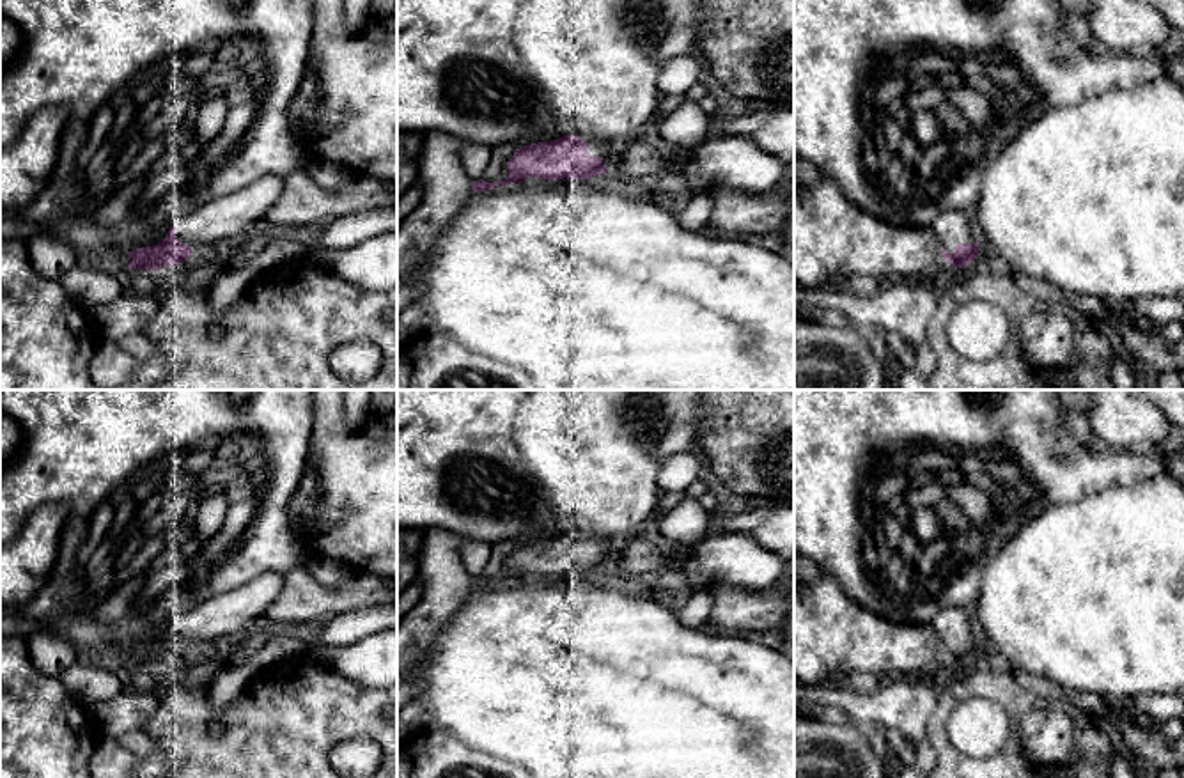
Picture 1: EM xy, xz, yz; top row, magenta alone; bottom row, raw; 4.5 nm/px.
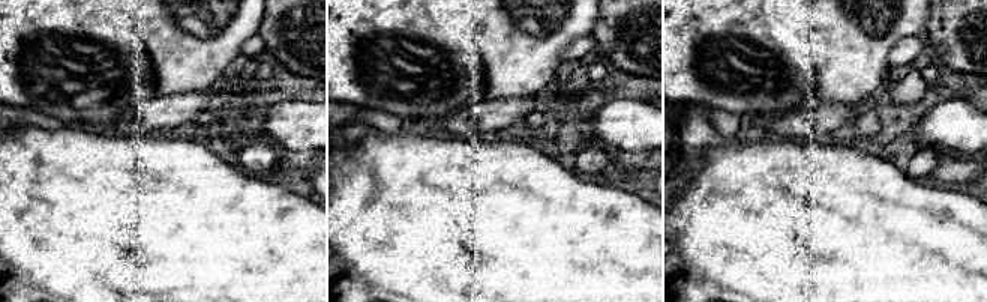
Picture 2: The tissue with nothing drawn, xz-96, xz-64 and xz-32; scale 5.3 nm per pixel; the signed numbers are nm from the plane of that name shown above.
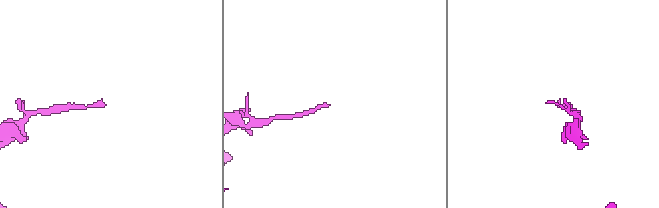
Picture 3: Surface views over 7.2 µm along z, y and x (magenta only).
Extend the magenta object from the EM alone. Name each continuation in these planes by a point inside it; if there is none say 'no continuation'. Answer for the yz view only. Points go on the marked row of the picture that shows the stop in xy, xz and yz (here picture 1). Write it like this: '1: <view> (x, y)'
1: yz (950, 227)

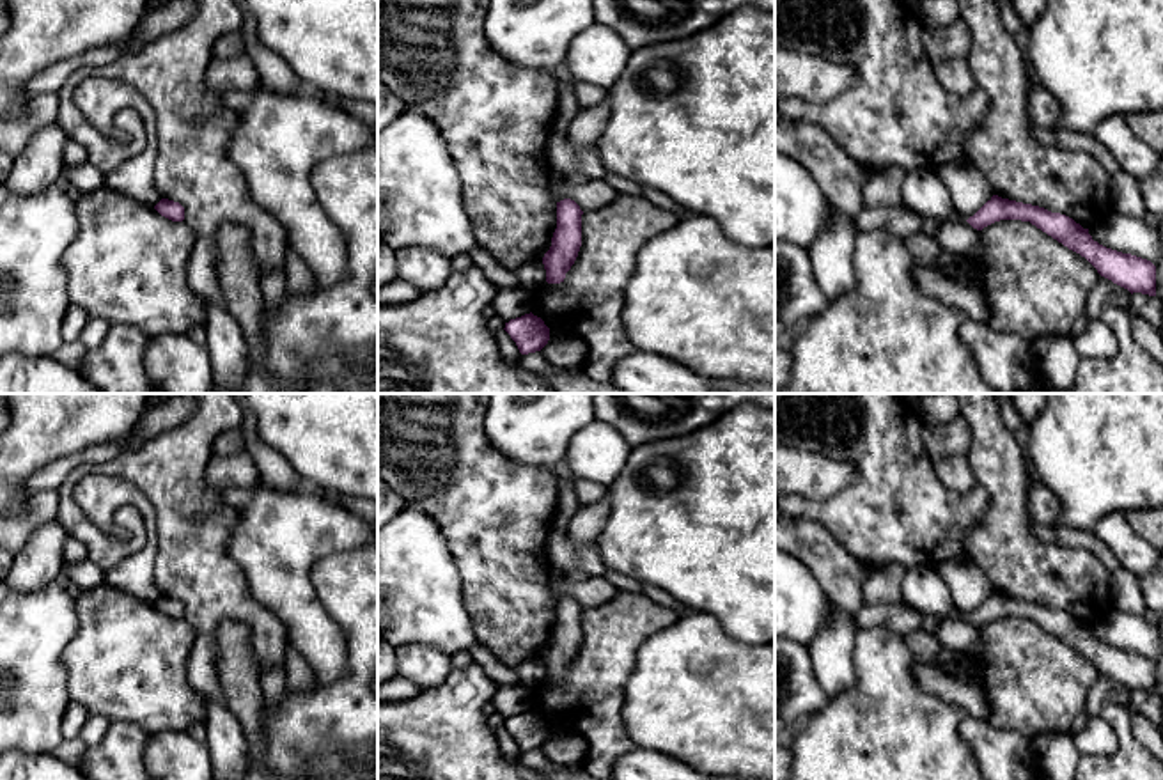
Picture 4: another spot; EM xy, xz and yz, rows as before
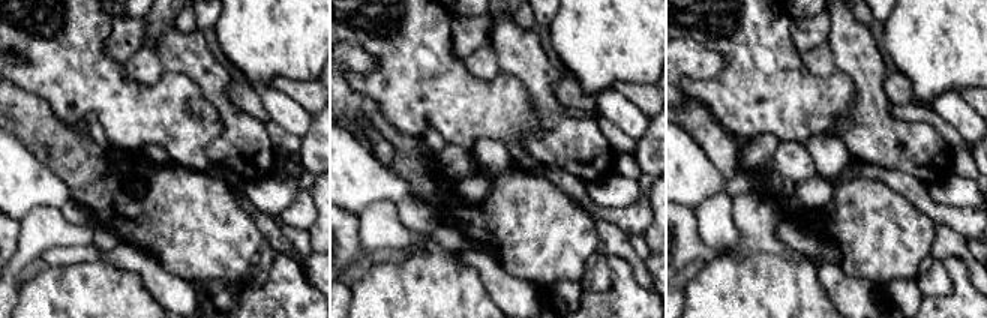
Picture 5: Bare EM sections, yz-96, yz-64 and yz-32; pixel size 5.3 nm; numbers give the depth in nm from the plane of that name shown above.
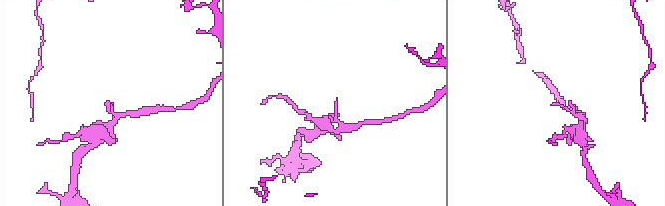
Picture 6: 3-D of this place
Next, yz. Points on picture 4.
no continuation

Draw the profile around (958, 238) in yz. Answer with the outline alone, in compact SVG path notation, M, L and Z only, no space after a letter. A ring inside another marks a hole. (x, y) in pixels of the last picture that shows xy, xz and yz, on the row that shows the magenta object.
M943 220L934 232L934 239L941 252L959 254L972 259L977 259L982 254L980 234L968 222L959 223Z

